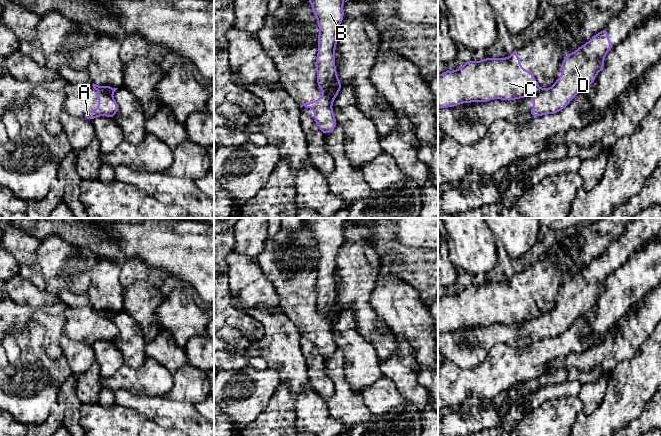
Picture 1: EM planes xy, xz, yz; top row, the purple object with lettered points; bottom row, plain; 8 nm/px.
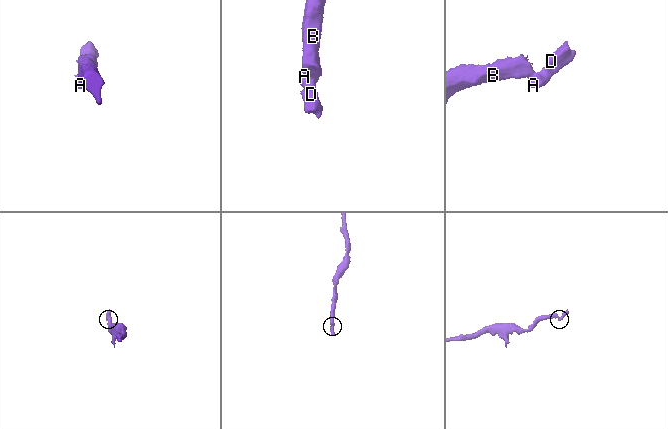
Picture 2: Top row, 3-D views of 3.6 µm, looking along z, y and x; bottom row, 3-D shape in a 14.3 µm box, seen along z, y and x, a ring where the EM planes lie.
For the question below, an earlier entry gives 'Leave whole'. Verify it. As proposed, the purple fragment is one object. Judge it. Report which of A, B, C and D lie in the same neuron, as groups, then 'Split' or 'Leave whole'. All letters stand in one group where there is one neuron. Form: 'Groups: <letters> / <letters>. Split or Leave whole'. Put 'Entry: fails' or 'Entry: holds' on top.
Entry: fails
Groups: A D / B C. Split

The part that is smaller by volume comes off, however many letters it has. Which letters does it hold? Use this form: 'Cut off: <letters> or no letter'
Cut off: A, D

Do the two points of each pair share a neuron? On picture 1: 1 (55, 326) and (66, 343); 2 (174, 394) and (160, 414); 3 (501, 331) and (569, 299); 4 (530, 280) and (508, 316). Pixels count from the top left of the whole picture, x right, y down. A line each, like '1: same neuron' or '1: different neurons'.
1: different neurons
2: different neurons
3: same neuron
4: same neuron

